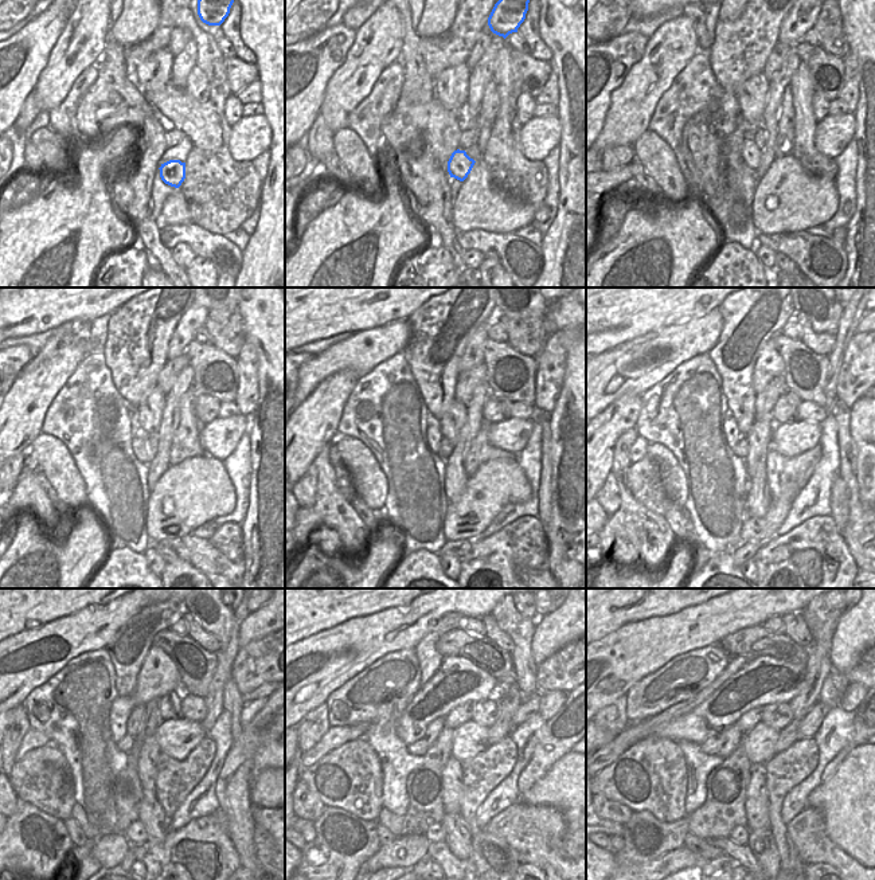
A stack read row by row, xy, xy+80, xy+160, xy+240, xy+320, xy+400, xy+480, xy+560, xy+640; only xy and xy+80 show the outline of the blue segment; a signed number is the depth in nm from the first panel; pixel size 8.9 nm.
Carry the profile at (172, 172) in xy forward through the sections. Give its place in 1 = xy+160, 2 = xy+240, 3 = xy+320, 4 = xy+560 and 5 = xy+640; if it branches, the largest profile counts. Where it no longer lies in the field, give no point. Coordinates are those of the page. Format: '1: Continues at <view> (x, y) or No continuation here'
1: Continues at xy+160 (750, 153)
2: Continues at xy+240 (137, 442)
3: Continues at xy+320 (434, 435)
4: Continues at xy+560 (457, 681)
5: Continues at xy+640 (765, 680)

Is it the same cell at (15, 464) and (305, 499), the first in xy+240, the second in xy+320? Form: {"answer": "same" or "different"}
{"answer": "same"}

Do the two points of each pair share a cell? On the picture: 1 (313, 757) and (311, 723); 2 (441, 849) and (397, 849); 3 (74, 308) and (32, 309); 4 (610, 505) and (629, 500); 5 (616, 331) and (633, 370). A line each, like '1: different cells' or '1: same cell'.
1: different cells
2: different cells
3: same cell
4: different cells
5: different cells

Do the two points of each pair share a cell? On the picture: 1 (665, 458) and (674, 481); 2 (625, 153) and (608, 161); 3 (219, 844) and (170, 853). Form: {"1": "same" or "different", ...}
{"1": "same", "2": "same", "3": "same"}

